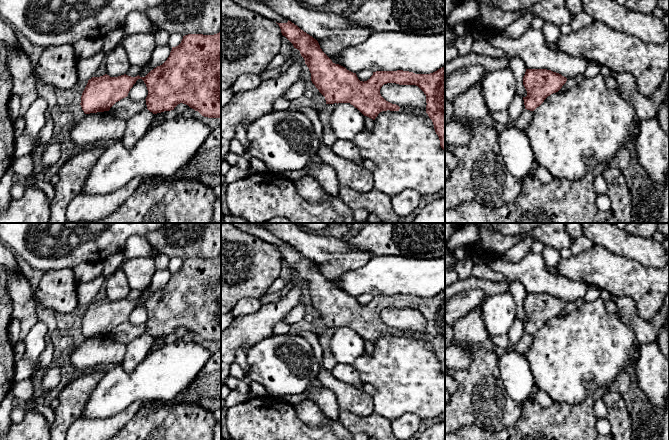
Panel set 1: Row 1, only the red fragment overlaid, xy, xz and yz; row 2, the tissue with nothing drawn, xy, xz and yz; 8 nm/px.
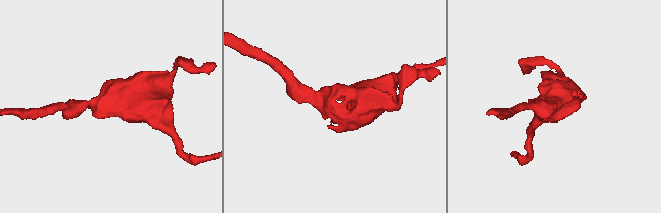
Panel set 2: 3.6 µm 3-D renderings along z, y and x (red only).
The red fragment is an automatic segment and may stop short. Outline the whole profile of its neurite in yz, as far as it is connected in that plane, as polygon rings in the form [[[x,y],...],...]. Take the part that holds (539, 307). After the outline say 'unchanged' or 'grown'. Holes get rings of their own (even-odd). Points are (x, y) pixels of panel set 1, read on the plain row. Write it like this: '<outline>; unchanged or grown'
[[[526,293],[523,309],[527,320],[523,321],[525,333],[534,335],[544,324],[558,316],[567,302],[547,293]]]; unchanged

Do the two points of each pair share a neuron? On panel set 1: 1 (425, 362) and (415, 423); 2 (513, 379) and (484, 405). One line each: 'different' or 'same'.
1: different
2: different

